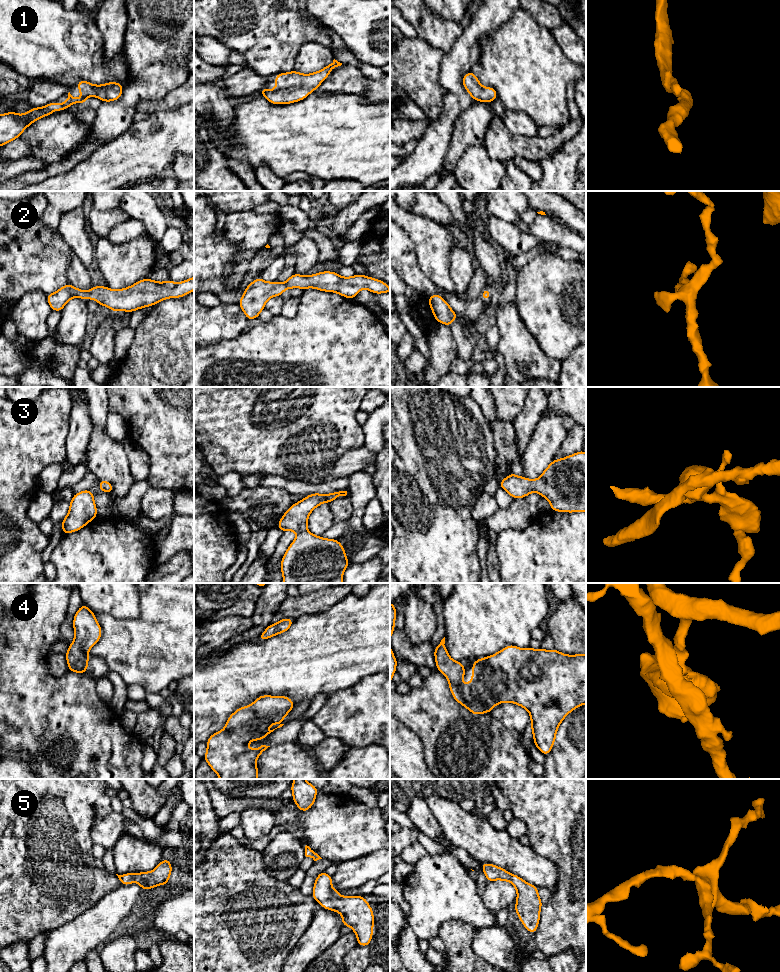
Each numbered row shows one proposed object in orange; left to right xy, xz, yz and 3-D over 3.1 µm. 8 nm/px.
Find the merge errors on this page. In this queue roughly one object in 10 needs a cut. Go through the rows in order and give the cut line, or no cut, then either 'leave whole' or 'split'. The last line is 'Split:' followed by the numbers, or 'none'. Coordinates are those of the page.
1: cut none; leave whole
2: cut none; leave whole
3: cut none; leave whole
4: cut none; leave whole
5: cut none; leave whole
Split: none

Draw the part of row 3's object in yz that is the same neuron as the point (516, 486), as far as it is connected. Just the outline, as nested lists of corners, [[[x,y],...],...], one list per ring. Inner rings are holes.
[[[581,450],[562,459],[554,459],[535,480],[510,473],[499,486],[514,499],[520,499],[536,491],[546,498],[552,511],[557,512],[586,512],[586,453]]]

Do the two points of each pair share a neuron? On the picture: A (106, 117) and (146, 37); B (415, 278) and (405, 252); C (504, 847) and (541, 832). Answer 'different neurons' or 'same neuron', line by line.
A: same neuron
B: same neuron
C: different neurons

